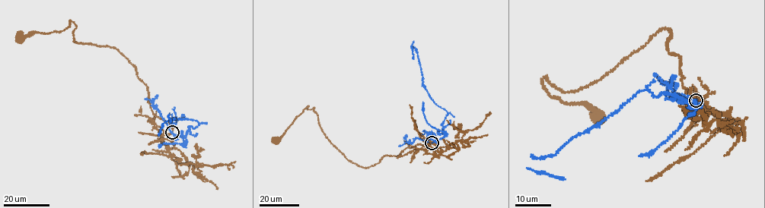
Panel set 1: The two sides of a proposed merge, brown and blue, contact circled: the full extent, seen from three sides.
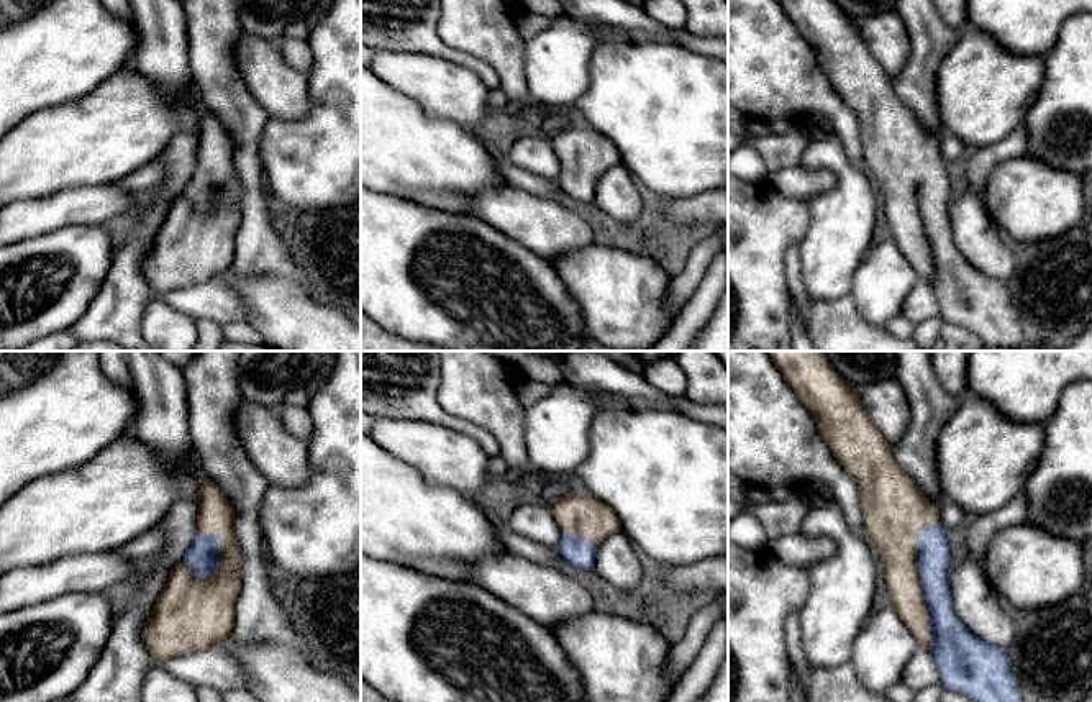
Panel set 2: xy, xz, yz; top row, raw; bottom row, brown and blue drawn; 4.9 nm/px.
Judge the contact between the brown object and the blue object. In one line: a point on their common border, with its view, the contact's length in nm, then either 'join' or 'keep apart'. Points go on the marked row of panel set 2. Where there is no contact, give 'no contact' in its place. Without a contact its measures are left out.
yz (919, 581) | 600 nm | join

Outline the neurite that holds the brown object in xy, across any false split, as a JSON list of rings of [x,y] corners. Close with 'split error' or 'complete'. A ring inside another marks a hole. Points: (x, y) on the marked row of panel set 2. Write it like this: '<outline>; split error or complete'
[[[210,479],[198,489],[197,533],[156,599],[141,638],[154,663],[210,650],[231,635],[241,590],[234,510]]]; split error

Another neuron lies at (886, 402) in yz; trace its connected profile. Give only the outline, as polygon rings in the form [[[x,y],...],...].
[[[897,377],[859,387],[861,402],[884,440],[895,446],[910,423],[907,394]]]

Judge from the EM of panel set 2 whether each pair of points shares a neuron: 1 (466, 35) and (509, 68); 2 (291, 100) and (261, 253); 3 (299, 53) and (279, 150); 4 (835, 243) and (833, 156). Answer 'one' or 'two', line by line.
1: one
2: two
3: two
4: one

